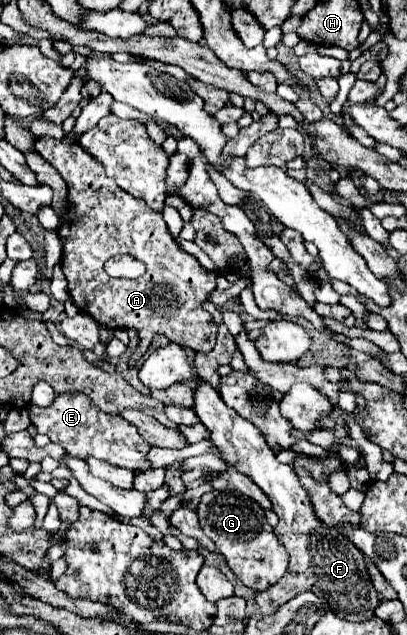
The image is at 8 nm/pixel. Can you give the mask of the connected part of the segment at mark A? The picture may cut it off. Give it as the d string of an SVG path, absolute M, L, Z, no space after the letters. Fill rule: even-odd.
M51 137L37 139L34 149L47 161L51 163L59 175L67 183L67 213L61 217L61 225L57 229L57 235L63 243L63 257L61 257L61 269L67 279L67 289L81 313L87 313L93 317L99 325L107 325L111 329L135 329L139 335L139 345L129 357L129 367L135 367L137 361L145 355L155 335L165 335L171 343L177 343L181 347L187 347L191 351L209 353L215 347L217 327L211 325L211 315L203 309L203 303L207 301L209 293L217 287L217 275L203 269L199 261L185 253L177 241L171 237L163 215L155 213L151 207L147 207L145 201L135 199L133 195L119 189L107 175L99 161L95 161L93 155L89 155L81 145L67 137L67 141L57 141ZM113 255L131 255L137 261L145 263L147 271L145 275L137 279L111 279L103 265Z

